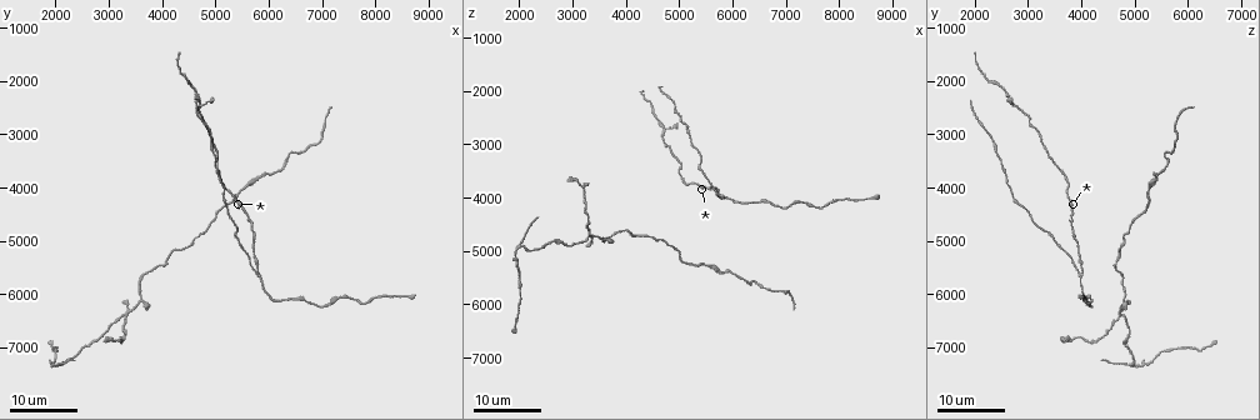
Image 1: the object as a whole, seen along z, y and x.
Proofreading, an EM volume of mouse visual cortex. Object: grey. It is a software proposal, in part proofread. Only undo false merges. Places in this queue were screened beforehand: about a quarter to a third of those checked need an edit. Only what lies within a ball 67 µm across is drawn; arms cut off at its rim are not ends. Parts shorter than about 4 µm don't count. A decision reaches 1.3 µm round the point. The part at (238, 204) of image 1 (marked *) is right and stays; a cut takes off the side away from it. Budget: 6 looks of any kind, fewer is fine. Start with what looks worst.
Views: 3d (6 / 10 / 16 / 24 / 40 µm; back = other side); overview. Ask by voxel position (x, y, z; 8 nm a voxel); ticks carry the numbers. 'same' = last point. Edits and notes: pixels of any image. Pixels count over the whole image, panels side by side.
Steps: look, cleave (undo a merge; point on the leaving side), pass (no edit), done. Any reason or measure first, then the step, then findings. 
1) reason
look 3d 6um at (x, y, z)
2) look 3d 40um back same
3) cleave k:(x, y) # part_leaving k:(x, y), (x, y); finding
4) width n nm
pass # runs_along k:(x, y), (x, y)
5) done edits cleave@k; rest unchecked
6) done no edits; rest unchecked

side arm on a straight run
look 3d 16um at (4650, 2500, 2750)

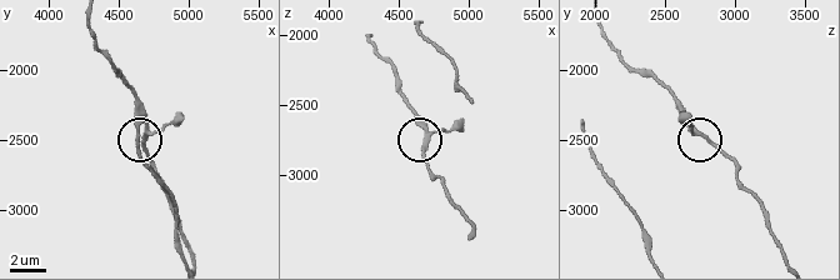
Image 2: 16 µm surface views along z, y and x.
look 3d 10um at (4700, 2460, 2760)

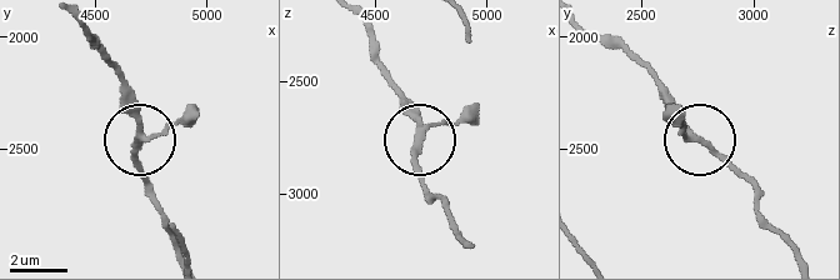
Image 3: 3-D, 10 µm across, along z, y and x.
other side
look 3d 10um back at (4700, 2470, 2780)

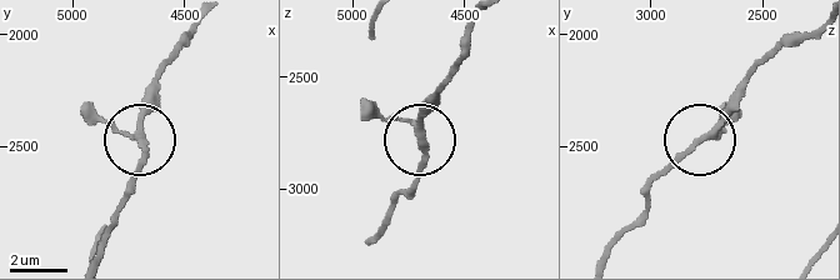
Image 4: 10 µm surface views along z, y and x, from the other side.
arms 3
pass # runs_along 4:(601, 255), (643, 213), (651, 184), (740, 93); continuous, no second neuron

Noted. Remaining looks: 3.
three arms meet
look 3d 24um at (3300, 6400, 4750)

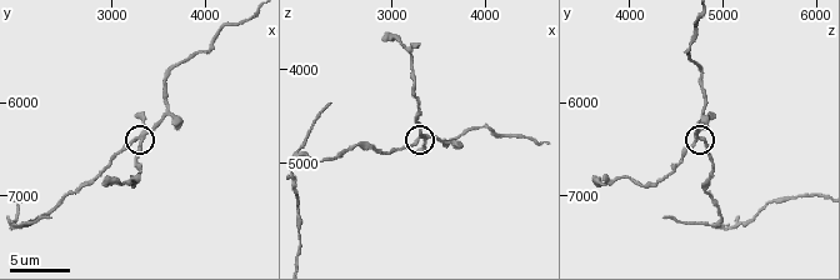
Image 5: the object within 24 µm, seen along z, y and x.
closer look
look 3d 6um at (3300, 6350, 4750)

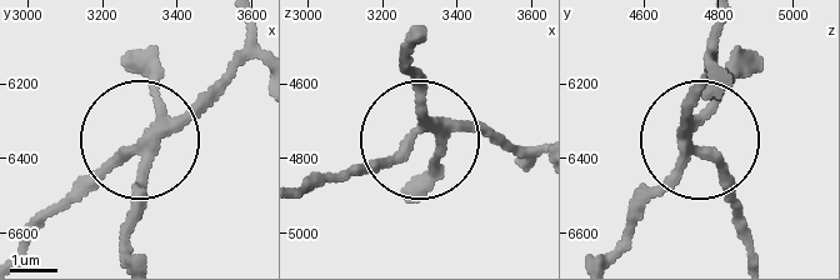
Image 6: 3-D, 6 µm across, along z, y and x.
cleave 6:(133, 189) # part_leaving 6:(434, 121), (410, 61); two neurons meet here

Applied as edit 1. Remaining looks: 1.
a fork
look 3d 16um at (2100, 7300, 4900)

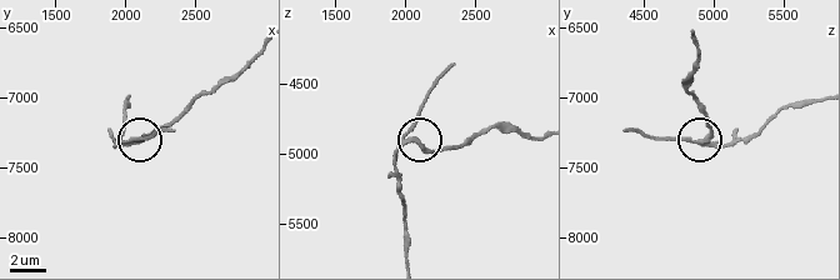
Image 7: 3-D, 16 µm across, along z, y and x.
cleave 7:(136, 136) # part_leaving 7:(408, 143), (395, 156), (395, 188), (405, 215), (405, 259); a second neuron is stuck on

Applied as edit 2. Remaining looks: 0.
done edits cleave@6, cleave@7; rest unchecked

